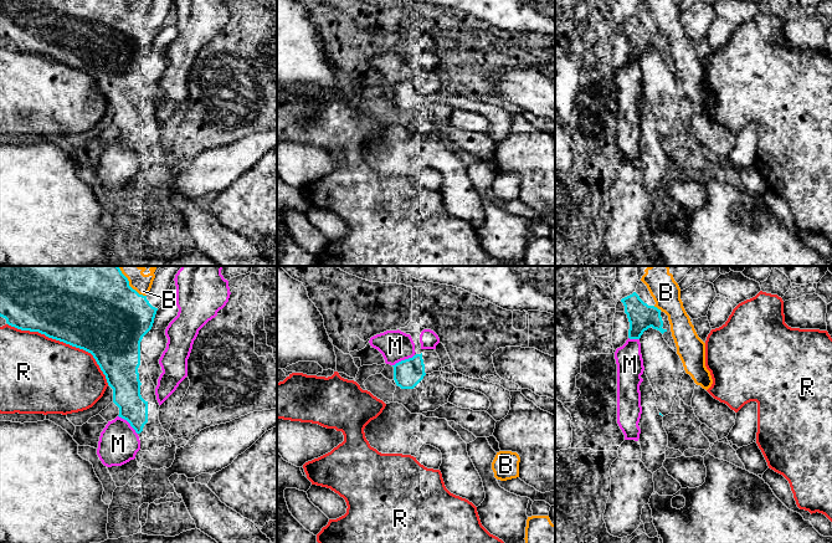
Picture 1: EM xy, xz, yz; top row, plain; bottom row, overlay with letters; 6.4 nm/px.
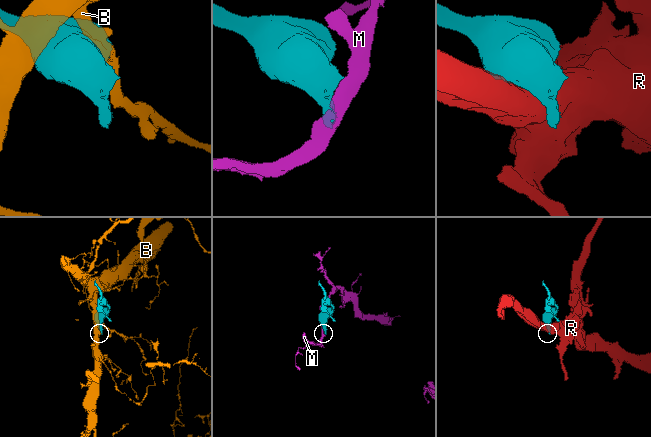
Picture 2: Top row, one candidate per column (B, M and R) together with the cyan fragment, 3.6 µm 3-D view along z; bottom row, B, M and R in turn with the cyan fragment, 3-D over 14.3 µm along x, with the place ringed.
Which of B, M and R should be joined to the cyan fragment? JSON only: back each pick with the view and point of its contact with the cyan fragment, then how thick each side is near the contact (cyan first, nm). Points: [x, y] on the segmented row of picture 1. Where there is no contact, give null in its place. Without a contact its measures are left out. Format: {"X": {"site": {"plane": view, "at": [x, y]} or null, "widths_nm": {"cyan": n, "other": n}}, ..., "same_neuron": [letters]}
{"same_neuron": []}

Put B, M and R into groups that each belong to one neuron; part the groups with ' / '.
B / M / R

